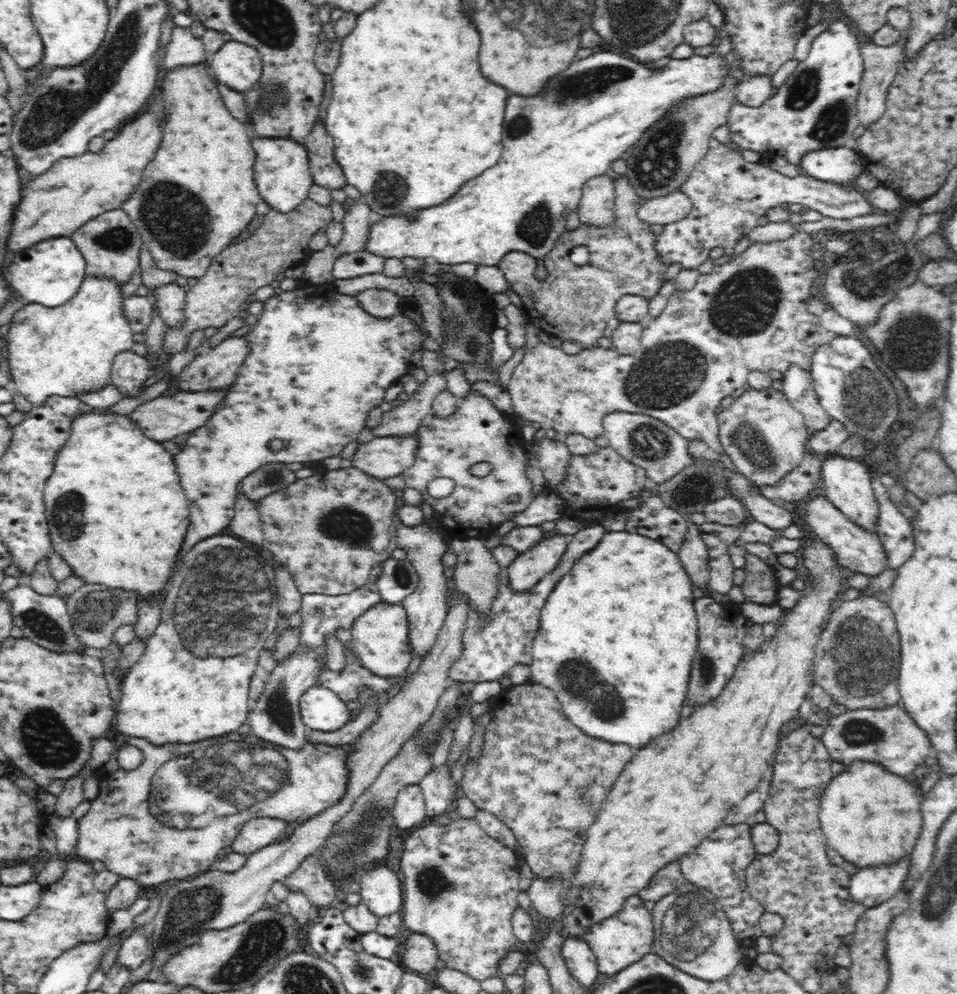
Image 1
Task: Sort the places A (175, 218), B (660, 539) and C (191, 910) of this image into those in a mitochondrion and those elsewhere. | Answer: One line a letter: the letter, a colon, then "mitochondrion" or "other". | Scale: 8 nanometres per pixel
A: mitochondrion
B: other
C: mitochondrion

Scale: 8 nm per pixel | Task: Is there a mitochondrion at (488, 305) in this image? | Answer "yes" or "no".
no

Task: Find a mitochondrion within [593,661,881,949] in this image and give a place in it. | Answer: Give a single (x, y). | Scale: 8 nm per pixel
(723, 904)

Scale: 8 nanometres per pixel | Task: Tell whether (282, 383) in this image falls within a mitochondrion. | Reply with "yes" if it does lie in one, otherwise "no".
no

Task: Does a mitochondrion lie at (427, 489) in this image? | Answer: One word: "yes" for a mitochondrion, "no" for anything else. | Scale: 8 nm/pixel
no

